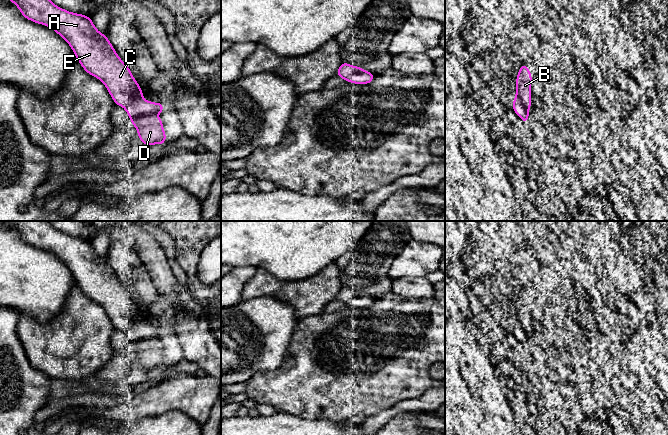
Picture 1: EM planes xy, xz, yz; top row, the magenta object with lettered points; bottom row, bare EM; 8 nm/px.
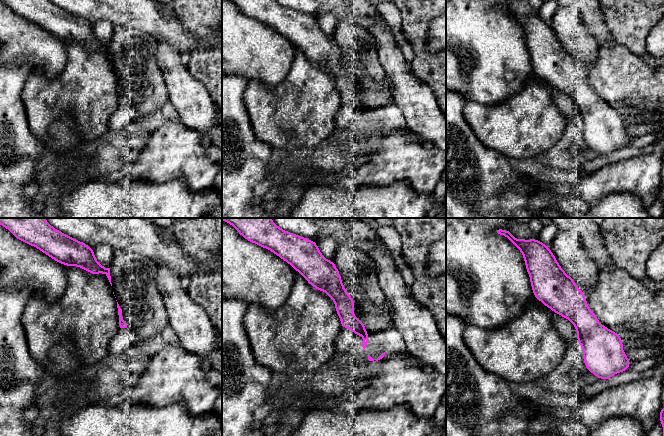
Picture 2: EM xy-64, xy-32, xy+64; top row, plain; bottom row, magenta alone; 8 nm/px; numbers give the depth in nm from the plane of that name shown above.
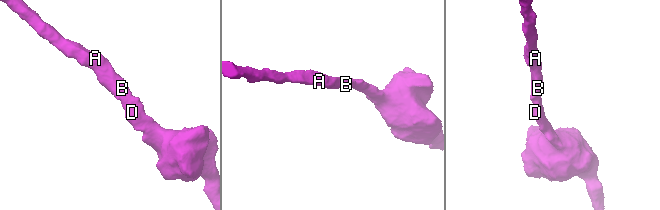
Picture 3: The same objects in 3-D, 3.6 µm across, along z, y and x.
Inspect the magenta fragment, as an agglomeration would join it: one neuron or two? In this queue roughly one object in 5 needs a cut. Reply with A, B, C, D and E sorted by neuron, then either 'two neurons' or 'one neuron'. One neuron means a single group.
A B C D E | one neuron

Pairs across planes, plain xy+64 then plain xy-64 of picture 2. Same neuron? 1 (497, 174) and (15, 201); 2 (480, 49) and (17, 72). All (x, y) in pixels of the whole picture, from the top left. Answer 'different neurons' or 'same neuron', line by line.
1: same neuron
2: different neurons

